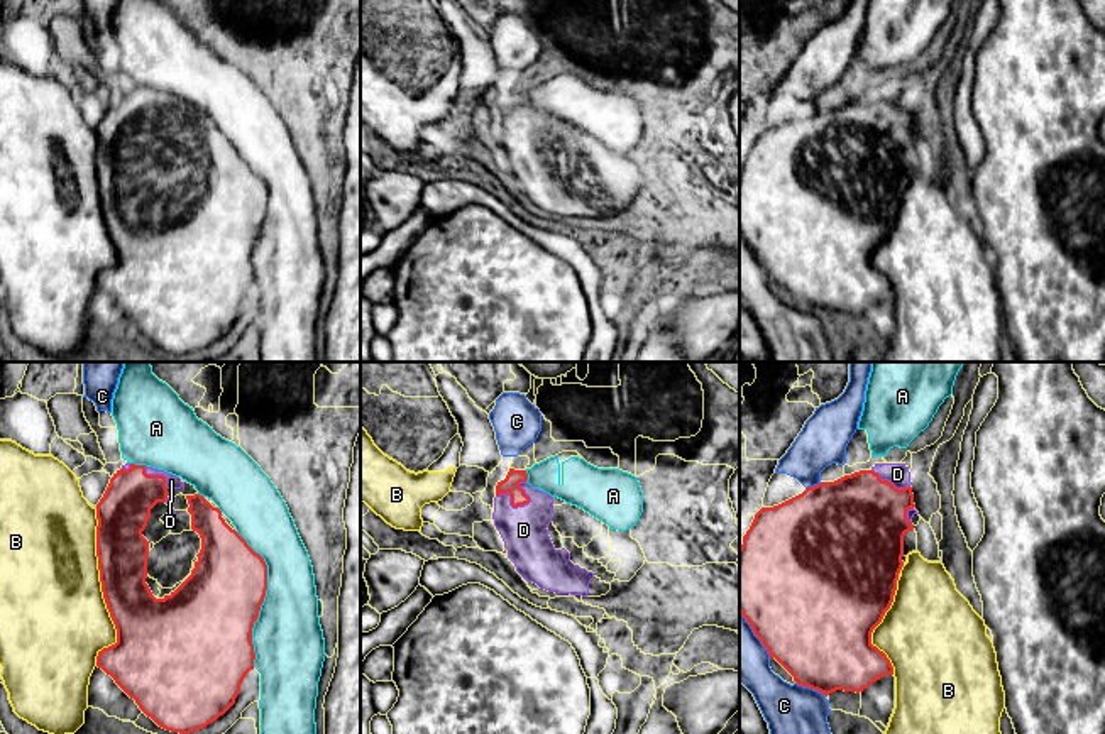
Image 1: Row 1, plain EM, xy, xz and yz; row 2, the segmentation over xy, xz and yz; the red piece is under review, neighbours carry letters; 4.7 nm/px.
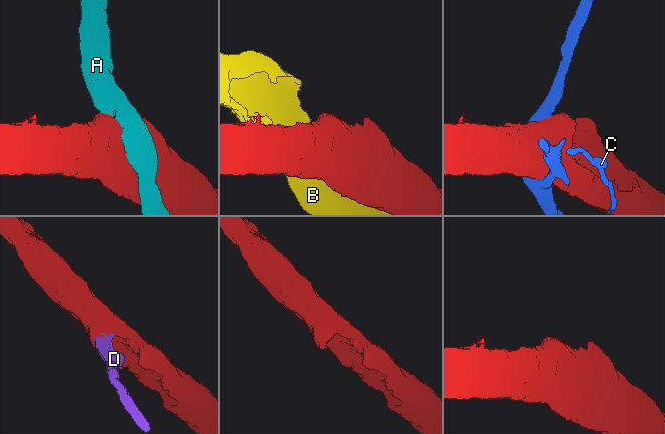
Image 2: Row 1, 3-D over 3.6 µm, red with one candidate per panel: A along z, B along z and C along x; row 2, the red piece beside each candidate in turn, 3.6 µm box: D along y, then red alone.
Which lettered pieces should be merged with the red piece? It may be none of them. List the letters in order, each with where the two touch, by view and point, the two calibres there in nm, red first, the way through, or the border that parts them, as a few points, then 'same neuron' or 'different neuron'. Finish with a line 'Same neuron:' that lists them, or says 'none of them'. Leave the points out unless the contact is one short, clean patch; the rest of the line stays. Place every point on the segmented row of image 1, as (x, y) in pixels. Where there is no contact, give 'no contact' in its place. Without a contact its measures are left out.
A: contact xy (263, 599); calibres 400 and 340 nm; different neuron
B: contact xy (102, 591); calibres 260 and 500 nm; different neuron
C: contact yz (811, 687); calibres 460 and 240 nm; different neuron
D: contact xz (511, 503); calibres 80 and 220 nm; way xz (510, 484), (511, 503), (522, 514), (523, 530); same neuron
Same neuron: D

